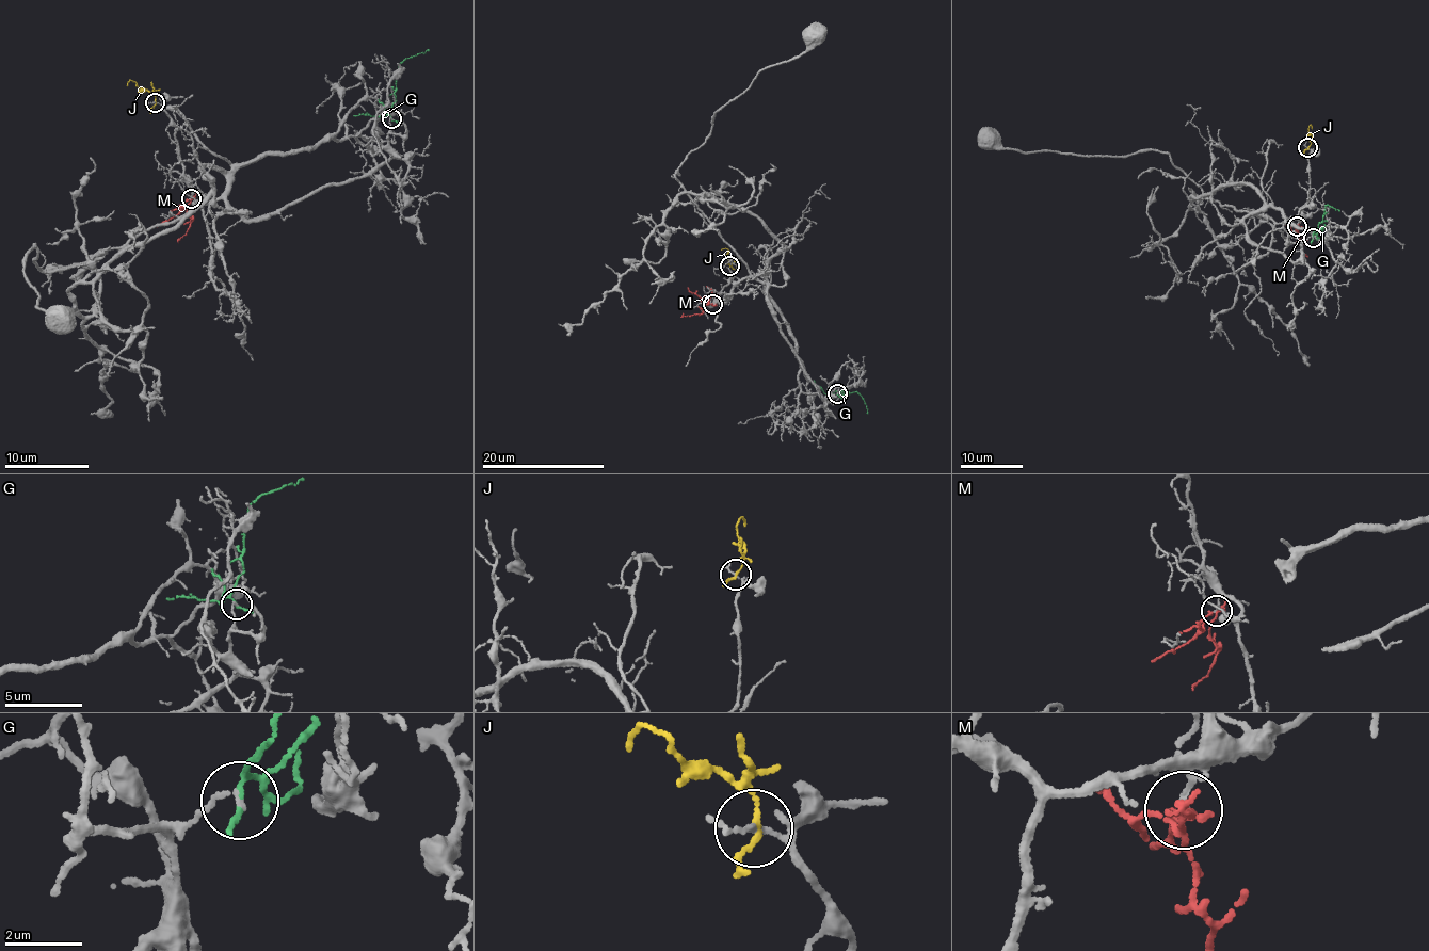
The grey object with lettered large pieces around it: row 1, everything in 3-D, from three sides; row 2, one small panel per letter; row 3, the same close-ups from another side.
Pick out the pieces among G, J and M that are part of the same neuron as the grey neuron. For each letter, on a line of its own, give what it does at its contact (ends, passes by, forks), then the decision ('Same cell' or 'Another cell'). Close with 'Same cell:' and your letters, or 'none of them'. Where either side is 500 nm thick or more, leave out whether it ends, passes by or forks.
G: It passes by. Another cell
J: It passes by. Another cell
M: It forks there. Same cell
Same cell: M

